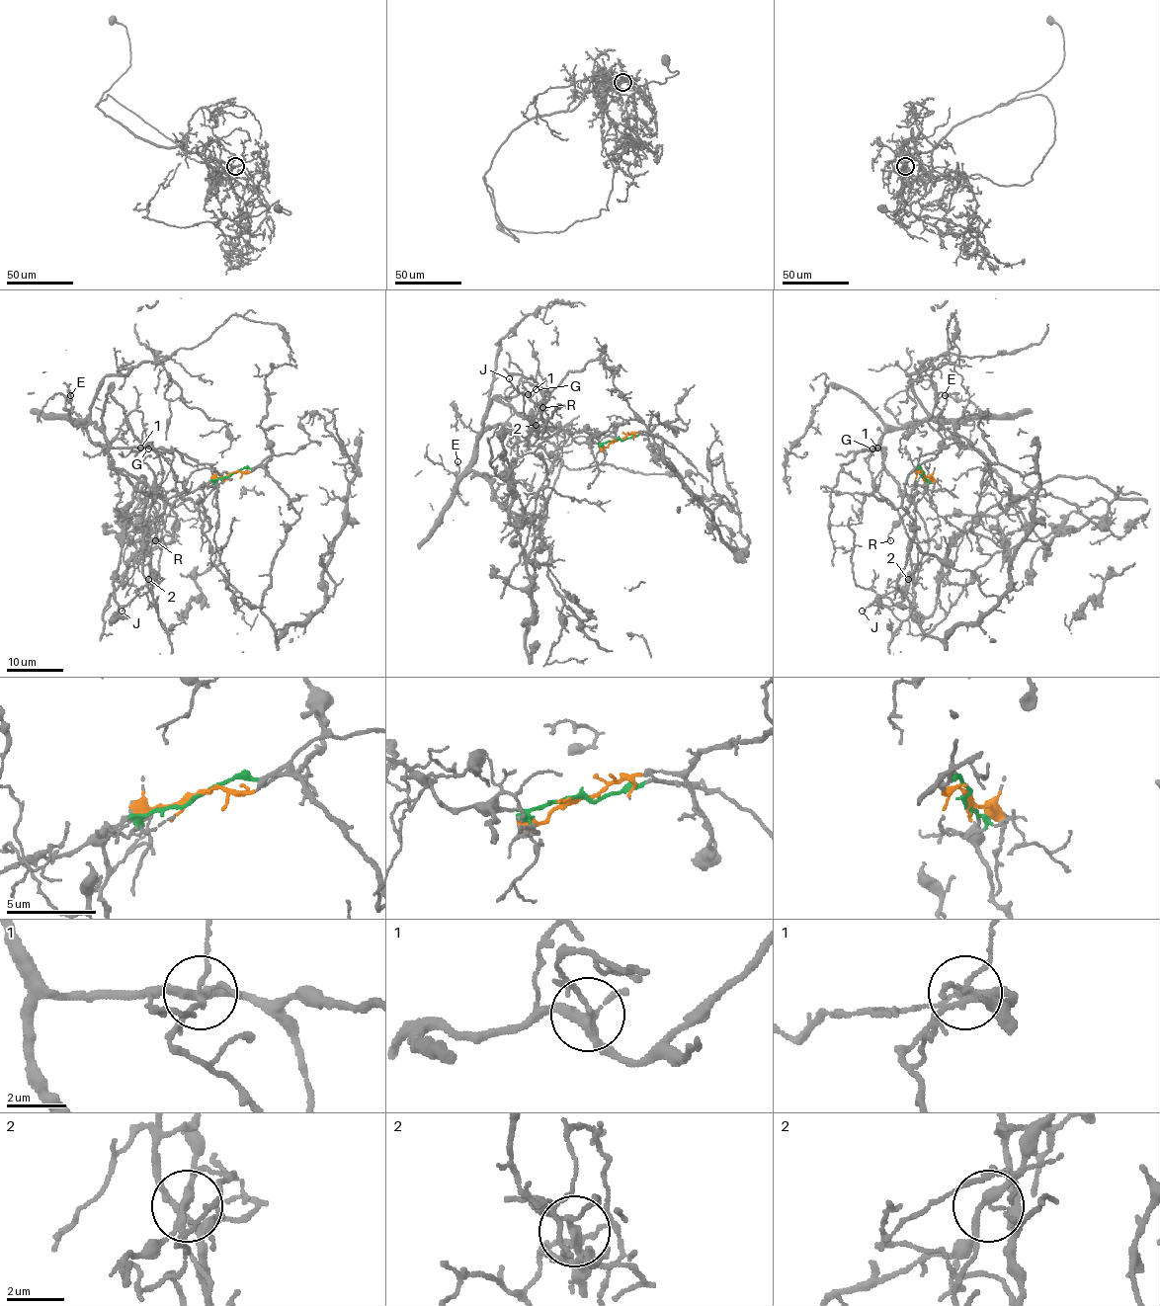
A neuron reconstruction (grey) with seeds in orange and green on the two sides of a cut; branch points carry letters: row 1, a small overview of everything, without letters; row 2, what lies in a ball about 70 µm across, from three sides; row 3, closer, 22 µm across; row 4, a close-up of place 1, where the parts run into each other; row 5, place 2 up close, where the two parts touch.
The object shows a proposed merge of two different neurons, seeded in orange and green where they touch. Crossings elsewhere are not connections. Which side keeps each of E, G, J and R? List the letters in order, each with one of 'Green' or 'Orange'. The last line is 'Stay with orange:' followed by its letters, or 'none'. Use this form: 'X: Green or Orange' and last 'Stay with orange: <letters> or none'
E: Green
G: Green
J: Green
R: Green
Stay with orange: none

